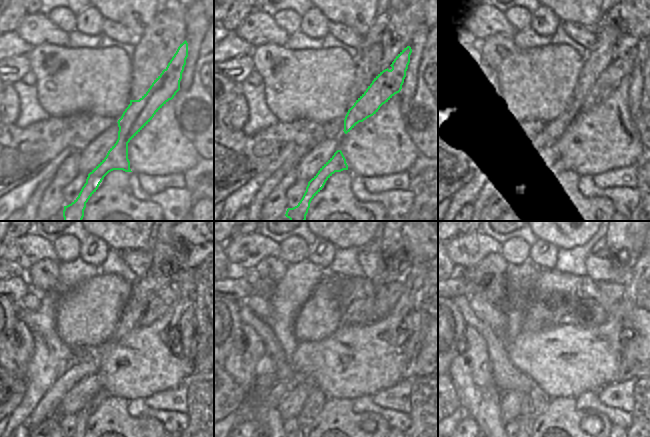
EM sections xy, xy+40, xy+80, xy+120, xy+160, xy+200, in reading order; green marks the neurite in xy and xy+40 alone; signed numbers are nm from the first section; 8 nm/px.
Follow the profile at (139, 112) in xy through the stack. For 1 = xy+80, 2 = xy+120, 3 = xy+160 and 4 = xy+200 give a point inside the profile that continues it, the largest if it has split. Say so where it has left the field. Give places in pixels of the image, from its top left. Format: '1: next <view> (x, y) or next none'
1: next xy+80 (608, 81)
2: next xy+120 (158, 305)
3: next xy+160 (382, 304)
4: next xy+200 (617, 298)

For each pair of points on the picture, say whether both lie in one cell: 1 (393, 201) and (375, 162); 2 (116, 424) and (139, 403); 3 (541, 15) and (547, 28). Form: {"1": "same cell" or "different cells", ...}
{"1": "different cells", "2": "different cells", "3": "same cell"}

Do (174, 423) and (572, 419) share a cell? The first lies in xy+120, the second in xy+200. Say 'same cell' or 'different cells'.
different cells

